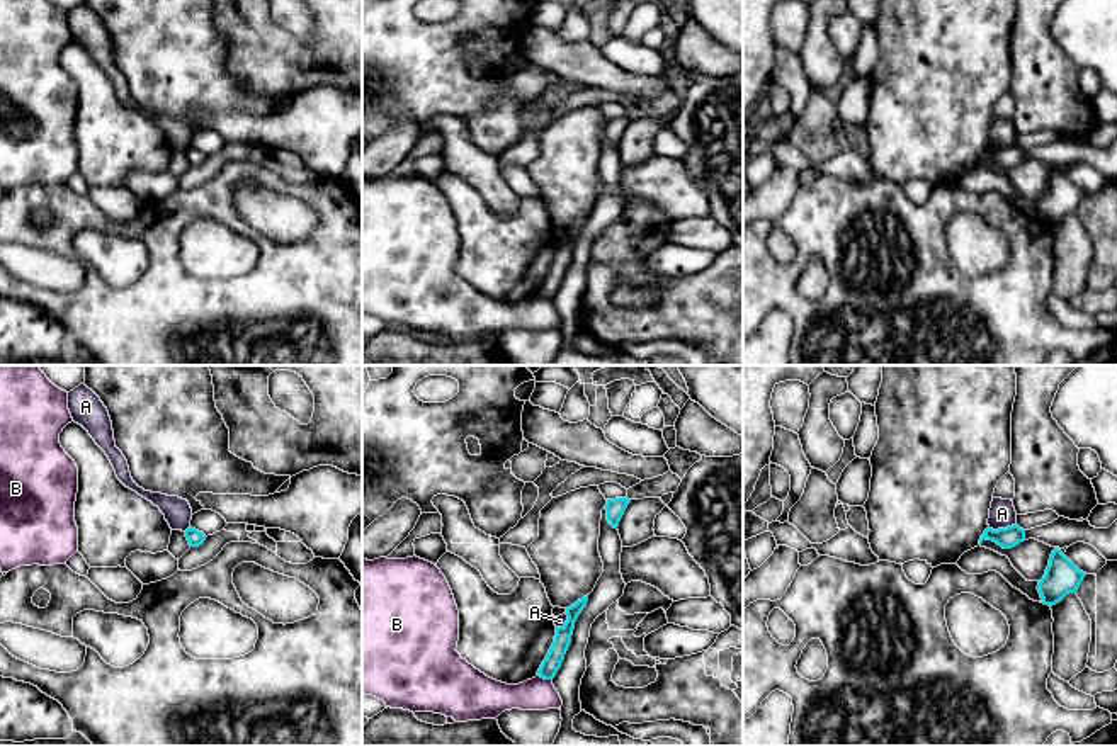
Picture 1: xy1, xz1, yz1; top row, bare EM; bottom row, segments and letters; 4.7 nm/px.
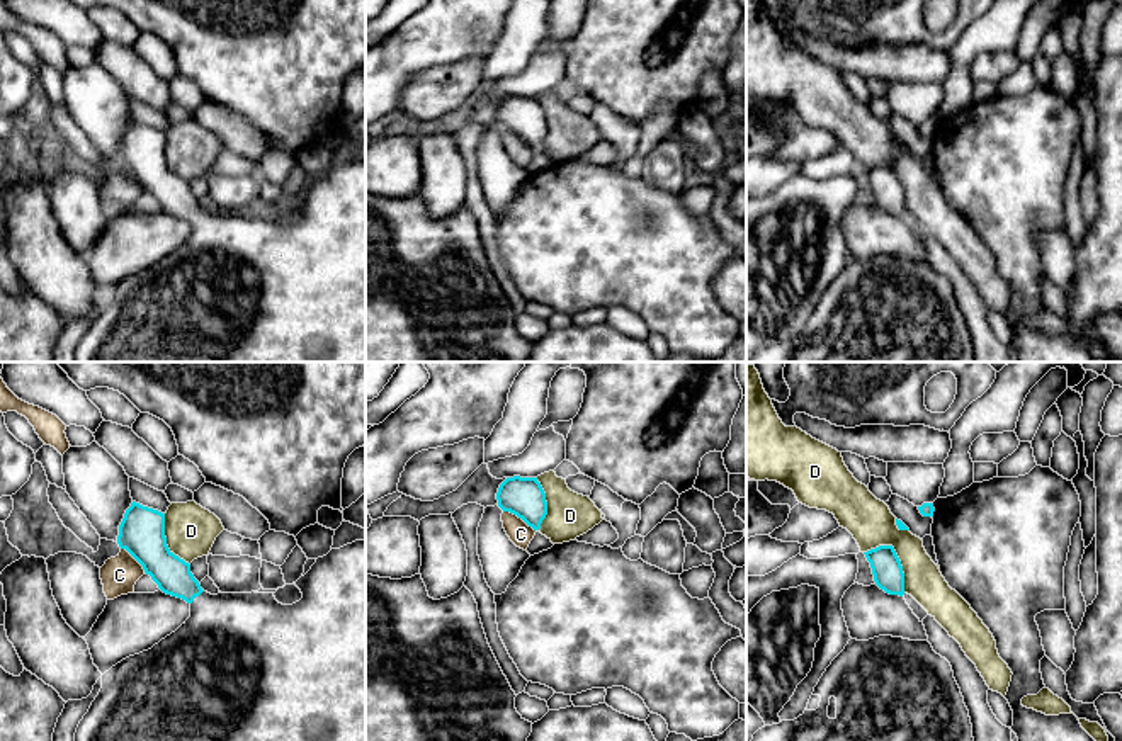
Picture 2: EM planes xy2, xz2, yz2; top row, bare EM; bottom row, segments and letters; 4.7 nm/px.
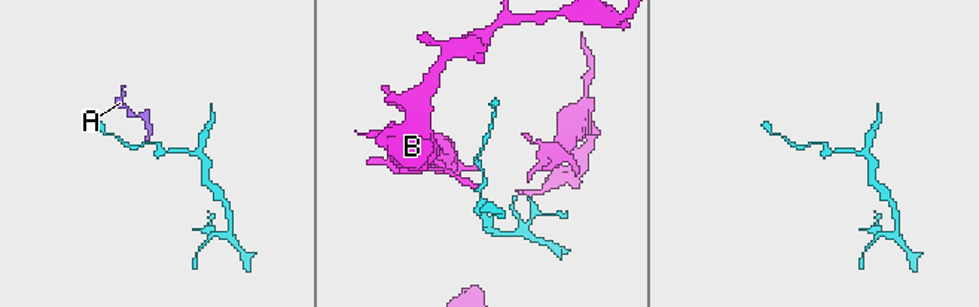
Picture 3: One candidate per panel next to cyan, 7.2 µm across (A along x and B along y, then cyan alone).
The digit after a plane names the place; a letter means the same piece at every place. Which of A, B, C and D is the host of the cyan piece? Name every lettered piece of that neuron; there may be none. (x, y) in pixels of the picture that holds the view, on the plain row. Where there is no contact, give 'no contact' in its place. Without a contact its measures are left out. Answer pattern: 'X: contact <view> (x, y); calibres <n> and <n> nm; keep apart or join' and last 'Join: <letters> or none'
A: contact yz1 (1002, 148); calibres 100 and 130 nm; keep apart
B: contact xz1 (544, 298); calibres 90 and 160 nm; keep apart
C: contact xz2 (521, 136); calibres 190 and 110 nm; keep apart
D: contact yz2 (896, 175); calibres 140 and 220 nm; keep apart
Join: none

